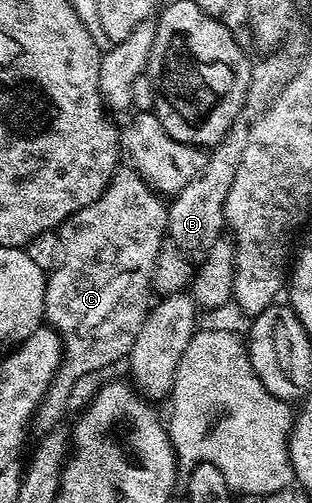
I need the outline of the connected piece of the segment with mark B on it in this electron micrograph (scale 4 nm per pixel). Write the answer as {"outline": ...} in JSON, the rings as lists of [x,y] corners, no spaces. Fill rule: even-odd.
{"outline":[[[264,54],[260,63],[256,62],[252,66],[247,100],[237,121],[218,145],[210,148],[201,177],[197,177],[197,181],[189,181],[189,185],[185,185],[185,189],[181,189],[181,193],[170,200],[167,208],[167,233],[163,236],[159,256],[155,259],[155,272],[151,274],[151,285],[156,296],[180,294],[194,280],[196,271],[207,260],[209,249],[213,249],[215,242],[224,234],[225,197],[229,197],[237,165],[241,165],[241,153],[245,153],[245,141],[249,141],[250,124],[266,109],[275,92],[293,71],[293,63],[281,54]]]}

